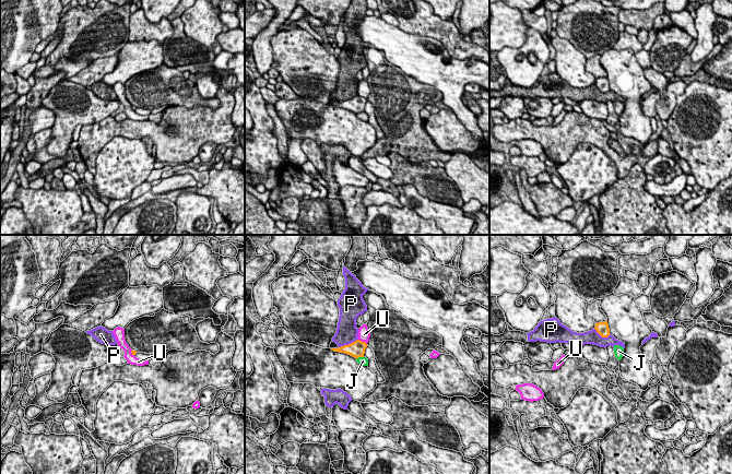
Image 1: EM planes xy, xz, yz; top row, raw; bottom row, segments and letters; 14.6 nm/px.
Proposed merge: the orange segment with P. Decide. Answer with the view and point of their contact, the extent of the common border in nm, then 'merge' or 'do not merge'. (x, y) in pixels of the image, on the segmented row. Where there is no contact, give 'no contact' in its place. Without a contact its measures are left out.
contact xz (349, 344); length 320 nm; do not merge

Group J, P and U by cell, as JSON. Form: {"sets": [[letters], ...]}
{"sets": [["J"], ["P"], ["U"]]}

